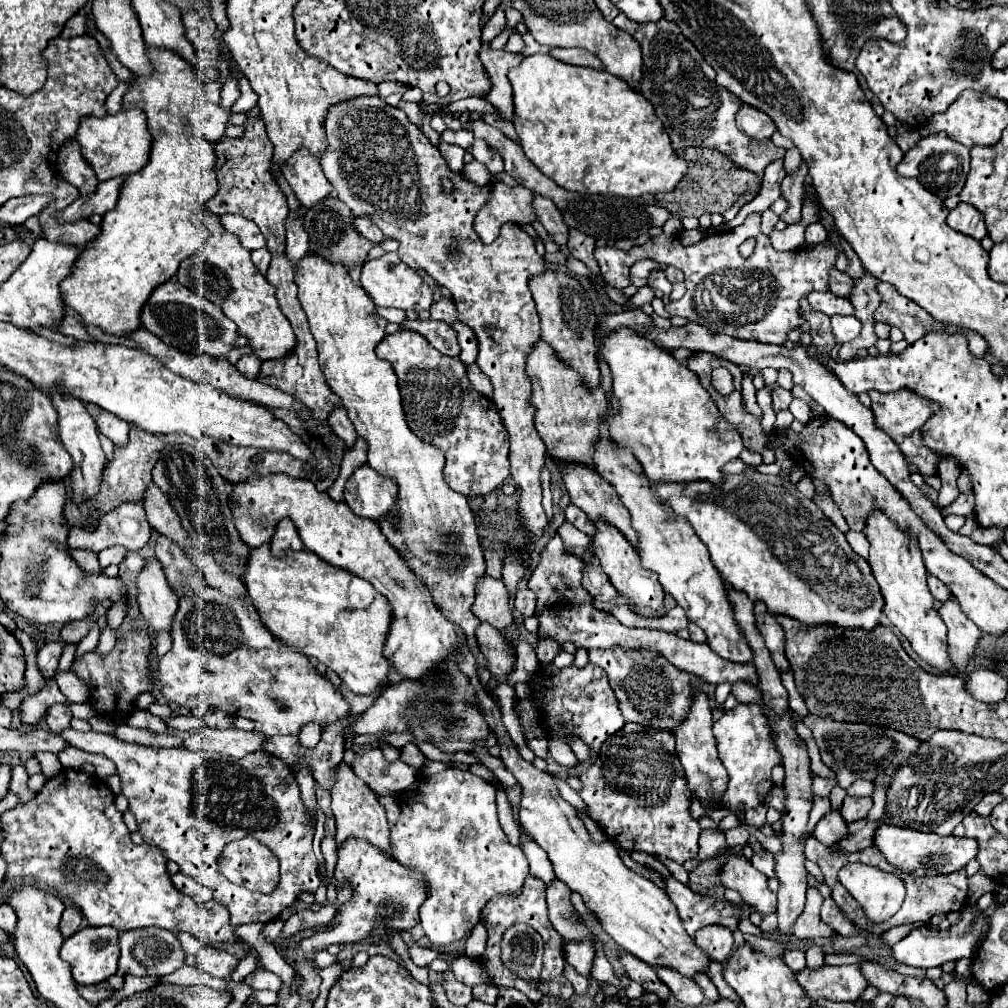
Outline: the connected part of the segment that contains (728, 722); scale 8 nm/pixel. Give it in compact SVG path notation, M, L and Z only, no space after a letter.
M739 704L733 710L725 710L723 716L713 726L713 736L717 738L717 750L721 762L729 772L729 786L723 804L729 810L749 810L763 804L767 792L773 788L771 770L781 762L775 744L769 736L769 720L757 704Z

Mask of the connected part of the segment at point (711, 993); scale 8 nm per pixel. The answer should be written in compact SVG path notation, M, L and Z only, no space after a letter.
M699 974L699 976L695 978L695 982L701 986L701 990L703 990L703 994L705 994L705 998L707 998L709 1002L717 1002L717 1000L719 1000L719 992L717 992L715 984L713 984L705 974Z

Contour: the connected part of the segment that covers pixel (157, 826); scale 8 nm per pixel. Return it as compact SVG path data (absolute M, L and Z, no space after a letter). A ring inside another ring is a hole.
M73 728L63 730L61 736L75 748L91 754L103 754L115 762L121 778L121 794L129 802L129 810L137 820L145 844L157 846L167 860L179 864L181 872L211 888L213 898L229 910L235 926L249 922L265 924L275 920L279 912L291 906L301 892L313 894L319 888L321 882L317 878L317 860L311 848L313 830L307 824L293 770L283 760L267 752L247 754L243 760L213 754L215 764L205 766L199 752L185 748L141 746L123 742L113 734L99 734L93 730L77 732ZM257 760L267 766L257 766ZM245 836L253 836L261 844L269 846L281 862L281 880L275 890L275 906L271 902L271 894L235 886L217 870L217 856L223 846Z

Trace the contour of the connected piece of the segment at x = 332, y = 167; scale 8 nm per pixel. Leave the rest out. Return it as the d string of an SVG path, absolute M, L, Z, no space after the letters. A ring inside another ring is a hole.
M365 96L365 98L351 98L349 102L339 102L337 106L331 106L329 108L329 114L325 116L325 136L327 136L327 142L329 142L329 146L327 146L327 150L325 150L325 154L321 156L321 168L323 168L323 172L325 172L325 176L327 176L327 180L331 182L331 186L335 188L335 192L337 192L337 196L339 196L339 200L343 200L349 208L351 208L351 212L355 214L355 216L359 216L359 218L369 218L373 224L377 224L379 228L381 228L381 232L387 236L387 238L391 238L391 240L397 240L399 242L399 250L397 250L397 254L399 254L399 258L409 266L409 268L413 268L413 270L423 270L423 272L427 272L437 284L441 284L441 286L445 286L449 292L451 292L451 296L453 296L453 302L455 302L455 306L457 306L457 312L459 312L459 322L463 322L463 324L467 324L473 332L475 332L475 338L477 338L477 346L479 346L479 354L477 354L477 366L481 368L481 372L491 380L491 384L493 384L493 402L495 402L495 408L497 408L497 412L501 414L501 420L503 420L503 424L505 424L505 428L507 428L507 432L509 432L509 442L511 442L511 448L509 448L509 462L511 462L511 478L513 478L513 482L515 482L515 486L519 488L519 492L521 492L521 498L519 498L519 502L517 502L517 514L519 514L519 520L521 520L521 524L523 524L523 528L525 528L525 532L527 532L527 540L525 540L525 544L531 544L531 542L537 542L539 538L541 538L541 534L543 534L543 530L545 530L545 526L547 526L547 516L545 516L545 510L543 510L543 506L541 506L541 480L539 480L539 472L541 472L541 468L545 466L545 456L547 456L547 448L545 448L545 444L543 444L543 440L541 440L541 436L537 434L537 430L535 430L535 424L533 424L533 406L529 404L529 398L531 398L531 380L525 376L525 358L527 358L527 354L529 354L529 350L531 350L531 346L537 342L537 338L541 338L541 328L539 328L539 314L537 314L537 310L535 310L535 302L533 302L533 298L531 298L531 292L529 292L529 286L527 286L527 282L529 282L529 278L533 276L533 274L541 274L543 270L545 270L545 262L543 262L543 258L535 252L535 246L533 246L533 238L529 236L529 234L525 234L521 228L519 228L519 224L513 224L513 222L507 222L505 226L501 226L501 232L499 232L499 236L497 236L497 240L495 242L491 242L491 244L483 244L481 242L481 238L475 234L475 230L473 230L473 218L475 218L475 214L477 214L477 210L489 200L489 186L483 186L483 188L479 188L479 186L475 186L475 184L471 184L471 182L467 182L461 174L455 174L455 172L451 172L449 168L447 168L447 164L445 164L445 160L443 160L443 156L439 154L439 150L429 142L429 138L415 126L415 124L411 124L411 120L407 118L407 114L403 112L403 110L399 110L399 108L393 108L393 106L389 106L389 104L385 104L385 100L381 100L379 96ZM441 176L449 176L449 180L453 182L453 192L445 192L443 190L443 186L441 186Z

